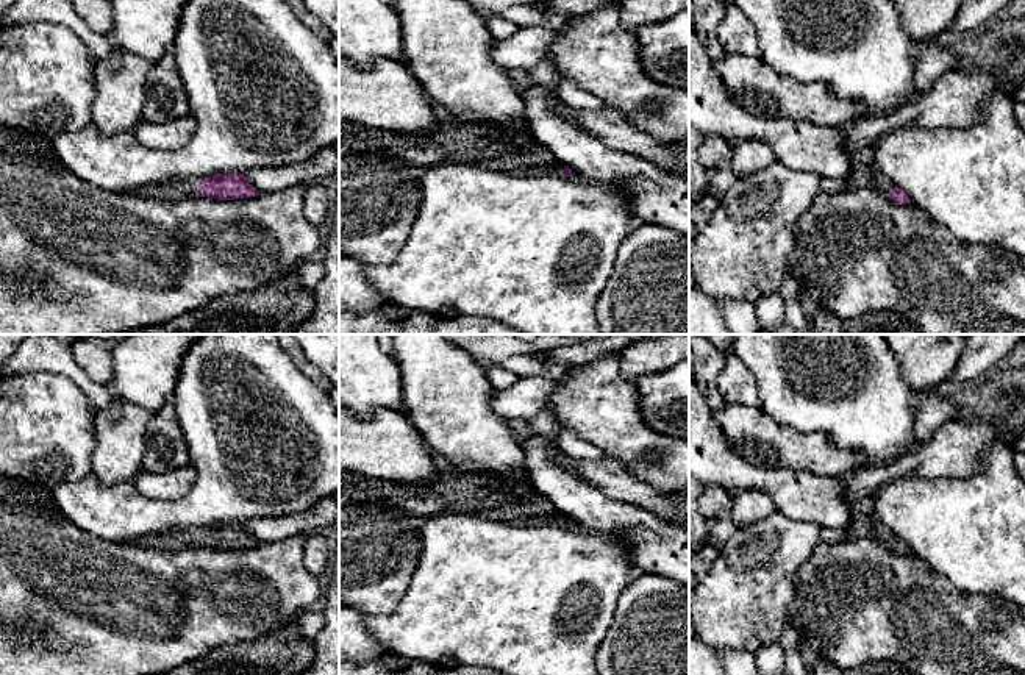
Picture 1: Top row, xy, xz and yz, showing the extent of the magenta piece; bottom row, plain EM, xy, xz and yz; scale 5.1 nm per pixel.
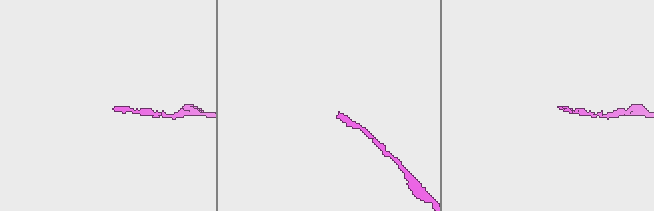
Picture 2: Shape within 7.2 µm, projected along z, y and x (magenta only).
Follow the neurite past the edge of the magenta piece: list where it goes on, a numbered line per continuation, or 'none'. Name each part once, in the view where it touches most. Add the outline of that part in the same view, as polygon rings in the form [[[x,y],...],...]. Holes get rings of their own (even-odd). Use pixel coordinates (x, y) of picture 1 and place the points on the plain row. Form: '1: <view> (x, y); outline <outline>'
1: xy (180, 539); outline [[[205,527],[178,530],[178,531],[170,531],[166,534],[153,534],[153,536],[139,538],[136,544],[141,544],[145,547],[155,547],[159,550],[194,548],[197,547],[197,542],[200,536],[203,534],[203,531],[205,531]]]

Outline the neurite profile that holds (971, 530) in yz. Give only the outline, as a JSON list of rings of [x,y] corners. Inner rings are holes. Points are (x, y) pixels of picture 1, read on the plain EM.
[[[992,444],[981,453],[981,470],[977,475],[894,480],[877,491],[869,509],[909,547],[911,553],[925,559],[959,591],[995,595],[1025,606],[1025,483],[1016,470],[1012,455],[1011,447]]]

